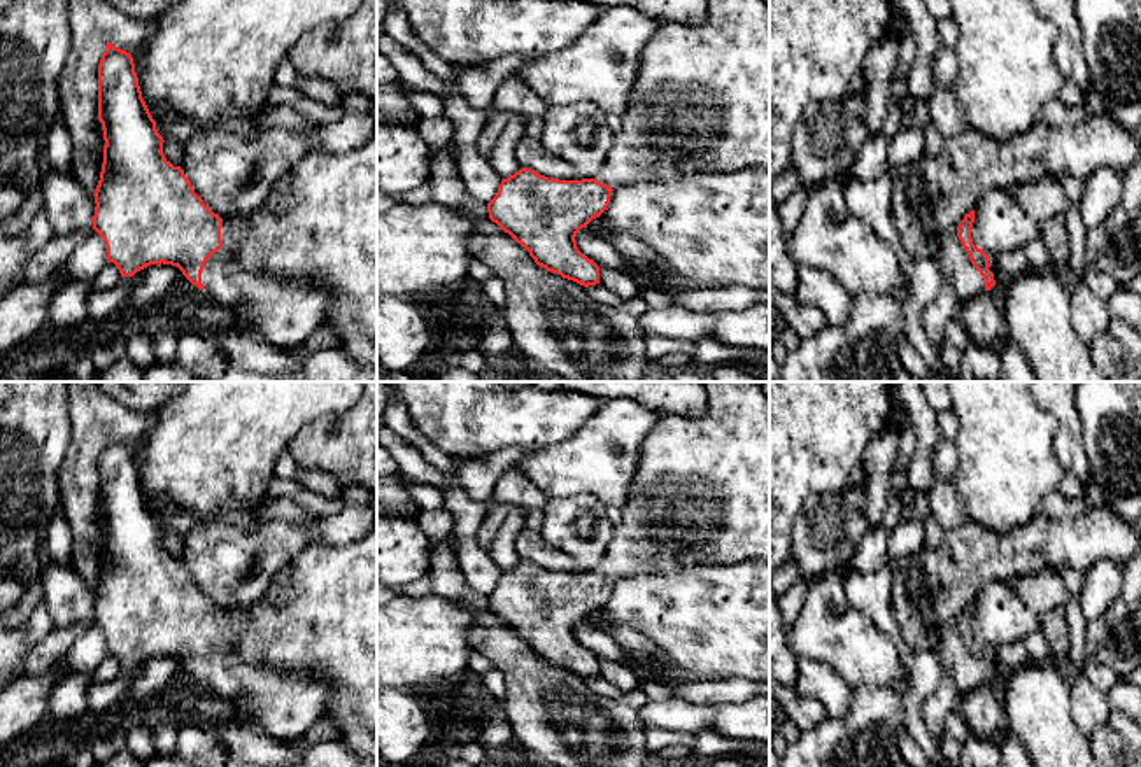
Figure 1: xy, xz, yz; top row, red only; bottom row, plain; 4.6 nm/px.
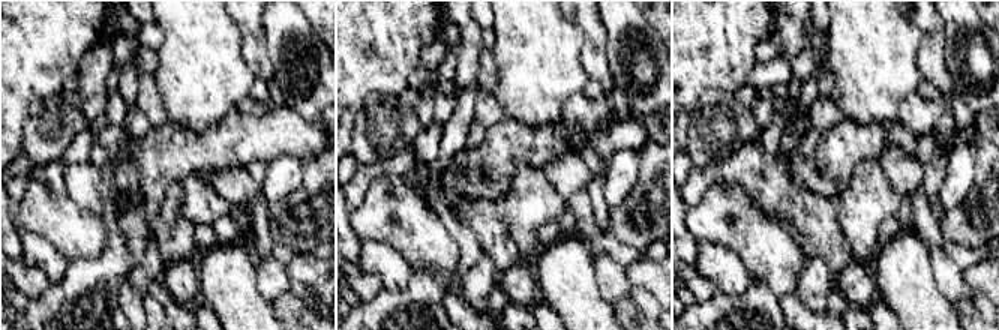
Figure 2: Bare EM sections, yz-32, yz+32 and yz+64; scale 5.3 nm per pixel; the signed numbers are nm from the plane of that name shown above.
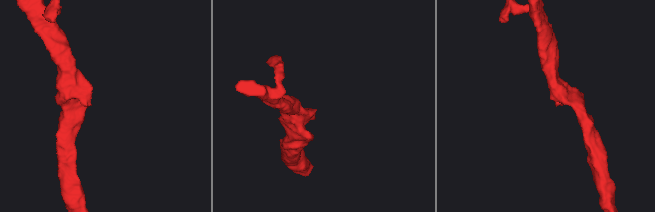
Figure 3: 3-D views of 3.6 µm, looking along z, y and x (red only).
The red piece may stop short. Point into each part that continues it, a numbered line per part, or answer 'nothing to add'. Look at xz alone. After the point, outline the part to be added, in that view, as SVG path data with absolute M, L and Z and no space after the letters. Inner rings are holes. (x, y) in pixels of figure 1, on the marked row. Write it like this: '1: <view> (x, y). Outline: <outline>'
1: xz (700, 104). Outline: M706 0L708 14L699 25L675 21L661 23L643 49L641 65L622 116L622 131L613 137L603 168L596 180L612 189L636 182L668 182L687 175L738 172L741 168L764 168L769 172L769 5L764 0Z

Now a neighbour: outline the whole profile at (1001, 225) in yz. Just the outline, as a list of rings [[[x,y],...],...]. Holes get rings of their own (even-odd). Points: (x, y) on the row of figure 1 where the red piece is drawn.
[[[987,189],[974,207],[971,228],[973,243],[989,257],[989,270],[996,284],[1003,278],[997,257],[1004,252],[1024,249],[1039,236],[1039,224],[1018,205],[1010,189]]]

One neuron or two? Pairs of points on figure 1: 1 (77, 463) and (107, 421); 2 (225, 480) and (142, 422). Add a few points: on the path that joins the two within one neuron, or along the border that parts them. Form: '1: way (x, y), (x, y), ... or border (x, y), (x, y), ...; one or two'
1: way (83, 452), (86, 442), (97, 431); one
2: border (158, 410), (156, 422), (146, 435); two

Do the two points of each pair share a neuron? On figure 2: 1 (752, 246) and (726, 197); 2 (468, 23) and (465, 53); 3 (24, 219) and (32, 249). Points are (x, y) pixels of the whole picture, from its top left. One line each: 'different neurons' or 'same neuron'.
1: same neuron
2: same neuron
3: different neurons

